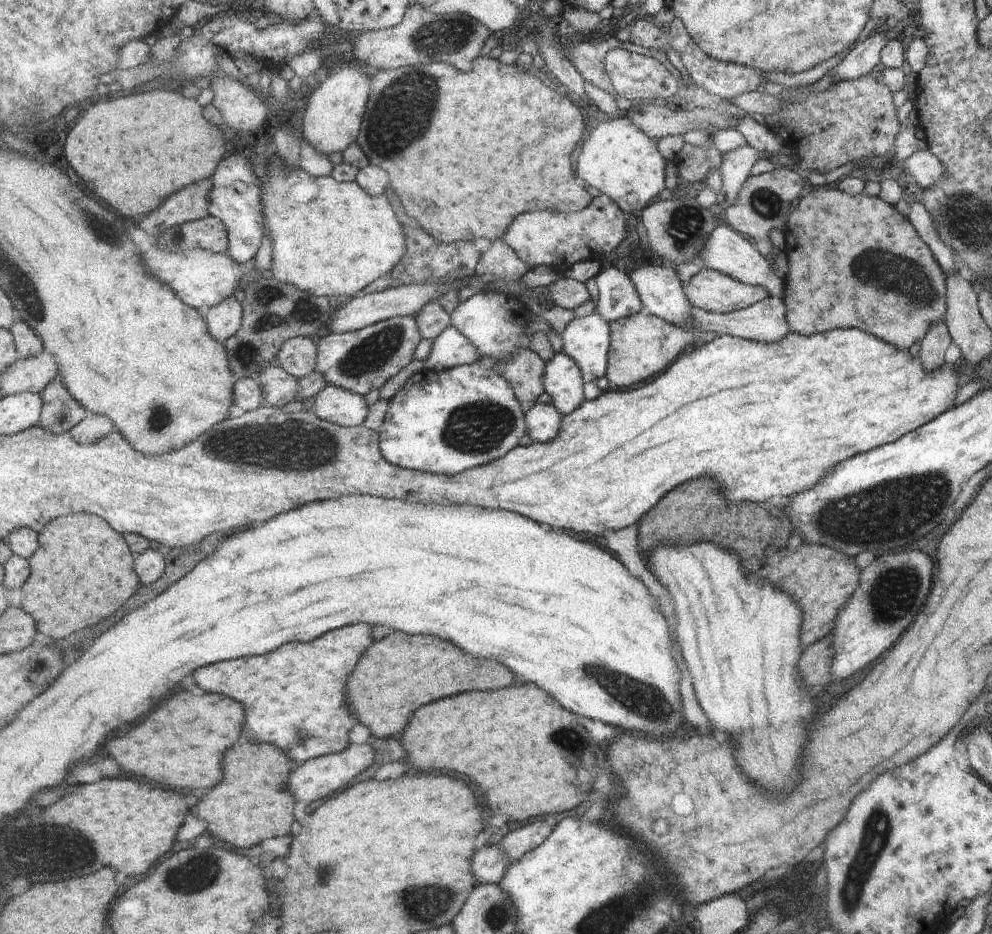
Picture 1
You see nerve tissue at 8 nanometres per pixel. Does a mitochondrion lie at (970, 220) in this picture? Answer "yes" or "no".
yes

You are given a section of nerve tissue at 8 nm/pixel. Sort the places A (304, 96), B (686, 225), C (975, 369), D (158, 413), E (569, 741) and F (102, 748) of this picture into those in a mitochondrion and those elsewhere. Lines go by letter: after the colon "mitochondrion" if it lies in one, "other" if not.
A: other
B: mitochondrion
C: other
D: mitochondrion
E: mitochondrion
F: other

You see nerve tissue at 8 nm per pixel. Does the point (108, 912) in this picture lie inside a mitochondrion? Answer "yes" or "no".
no

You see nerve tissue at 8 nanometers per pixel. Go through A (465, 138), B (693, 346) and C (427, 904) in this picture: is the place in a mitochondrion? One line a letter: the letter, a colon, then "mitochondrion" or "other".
A: other
B: other
C: mitochondrion

